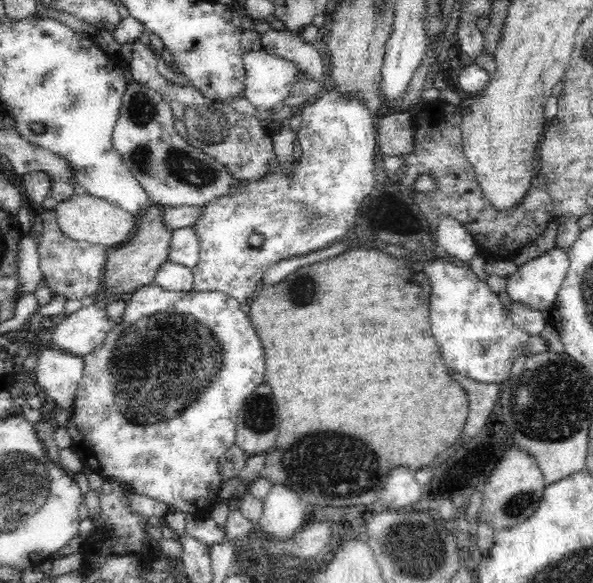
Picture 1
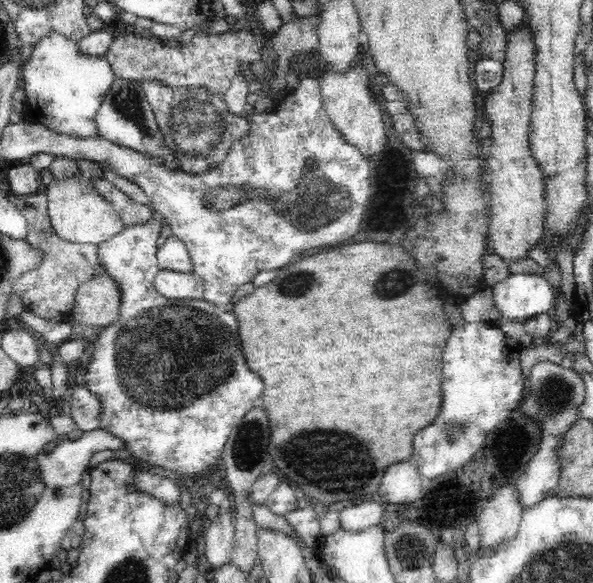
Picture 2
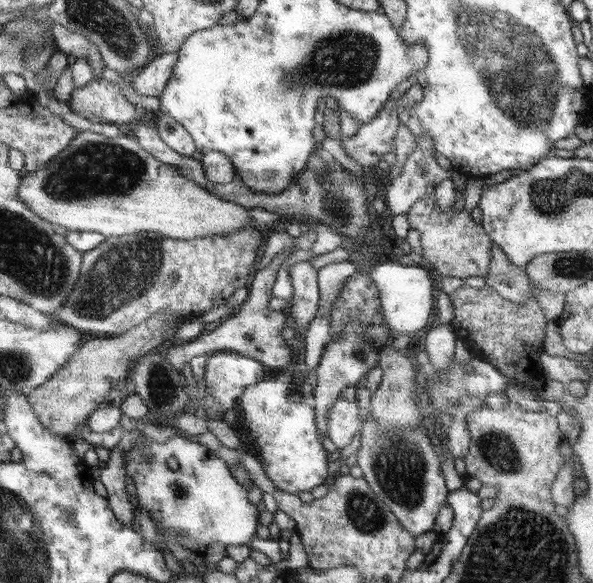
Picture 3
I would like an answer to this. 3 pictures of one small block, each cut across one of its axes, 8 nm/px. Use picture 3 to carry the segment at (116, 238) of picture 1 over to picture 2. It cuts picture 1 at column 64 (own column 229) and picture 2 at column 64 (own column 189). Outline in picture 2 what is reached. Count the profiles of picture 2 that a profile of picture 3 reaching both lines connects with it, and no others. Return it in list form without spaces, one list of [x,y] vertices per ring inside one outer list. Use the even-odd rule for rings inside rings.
[[[80,174],[74,178],[54,179],[42,190],[47,197],[47,209],[53,229],[62,240],[76,244],[106,242],[116,236],[125,224],[116,209],[96,191],[92,181]]]

